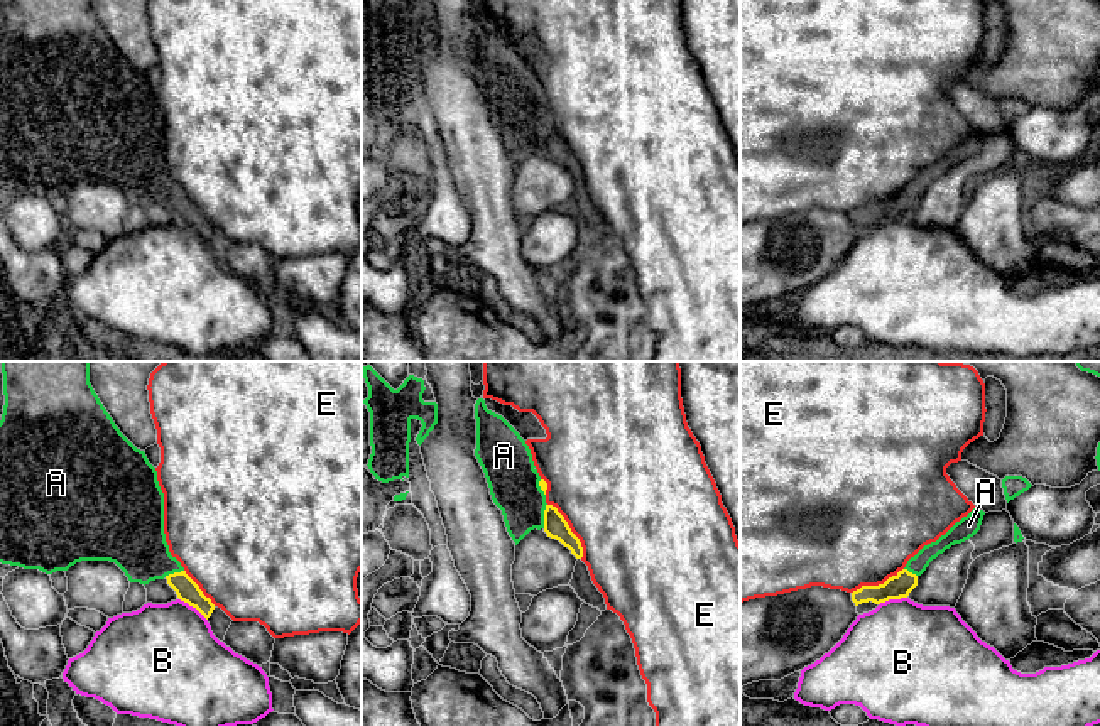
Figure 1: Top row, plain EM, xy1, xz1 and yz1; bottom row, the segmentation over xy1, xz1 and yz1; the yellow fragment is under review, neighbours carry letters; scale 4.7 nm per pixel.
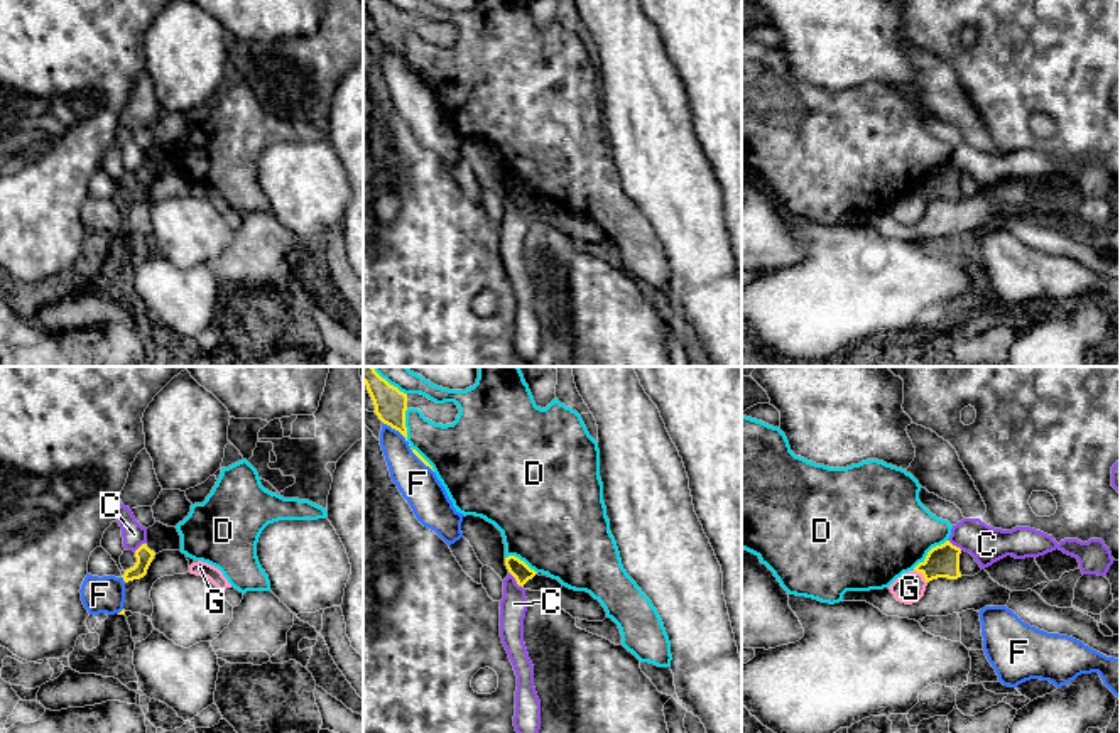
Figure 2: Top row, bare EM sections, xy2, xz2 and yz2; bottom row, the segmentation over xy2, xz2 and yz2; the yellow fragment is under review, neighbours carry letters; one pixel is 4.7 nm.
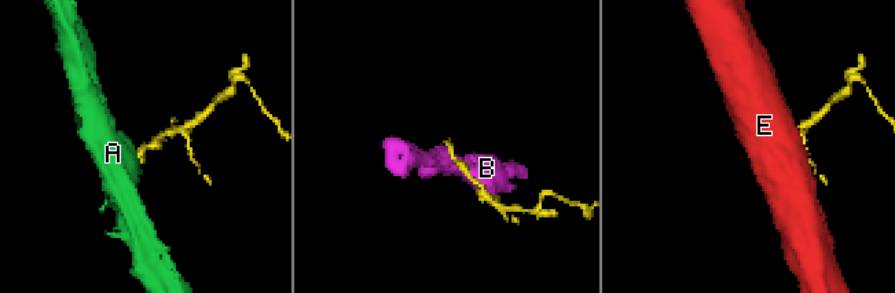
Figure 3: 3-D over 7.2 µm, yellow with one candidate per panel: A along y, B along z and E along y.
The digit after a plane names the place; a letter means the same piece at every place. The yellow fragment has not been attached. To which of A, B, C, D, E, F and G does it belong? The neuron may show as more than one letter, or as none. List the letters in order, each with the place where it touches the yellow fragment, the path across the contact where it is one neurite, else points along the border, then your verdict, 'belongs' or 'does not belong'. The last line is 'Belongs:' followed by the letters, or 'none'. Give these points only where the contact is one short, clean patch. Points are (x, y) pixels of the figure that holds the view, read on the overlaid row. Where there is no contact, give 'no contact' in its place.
A: contact xz1 (544, 515); belongs
B: contact xy1 (193, 606); does not belong
C: contact xz2 (516, 580); border xz2 (509, 571), (522, 588); does not belong
D: contact yz2 (928, 553); does not belong
E: contact xz1 (570, 529); border xz1 (548, 503), (556, 509), (578, 539), (582, 558); does not belong
F: contact xz2 (396, 429); does not belong
G: contact yz2 (923, 575); does not belong
Belongs: A

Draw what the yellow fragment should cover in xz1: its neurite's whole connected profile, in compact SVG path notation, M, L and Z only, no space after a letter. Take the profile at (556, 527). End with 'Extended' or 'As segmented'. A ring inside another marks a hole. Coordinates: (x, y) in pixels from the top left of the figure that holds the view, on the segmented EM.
M546 505L544 510L544 532L547 537L556 539L568 547L576 559L583 557L580 539L571 532L564 517L553 505Z. As segmented

